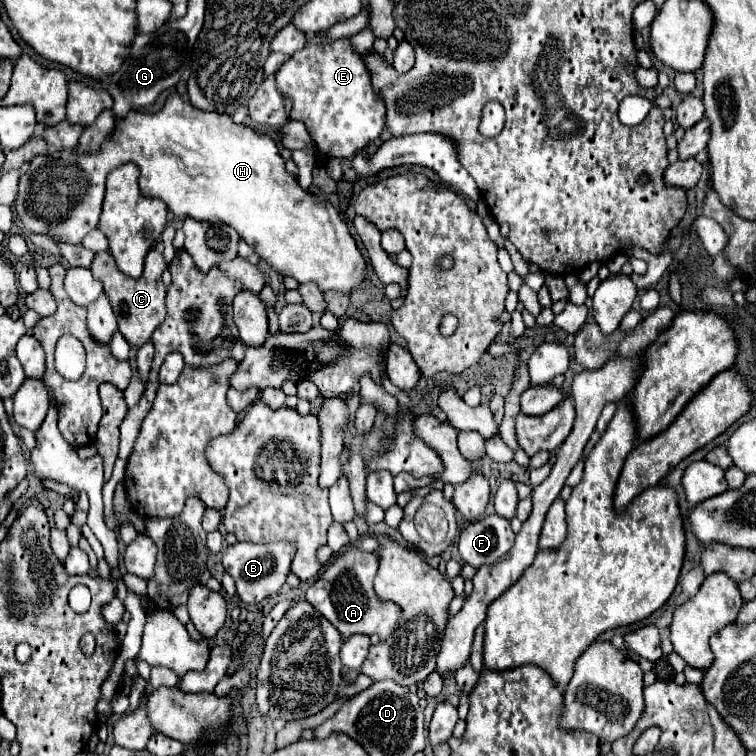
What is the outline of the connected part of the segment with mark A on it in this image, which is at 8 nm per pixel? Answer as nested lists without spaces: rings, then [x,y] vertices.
[[[355,548],[339,556],[305,592],[305,600],[315,606],[347,640],[353,634],[375,636],[385,640],[393,634],[393,626],[399,620],[399,608],[391,602],[379,602],[373,592],[373,578],[377,574],[377,554],[359,552]]]

